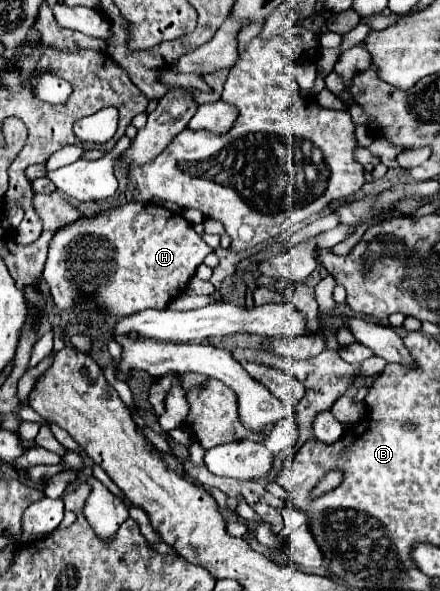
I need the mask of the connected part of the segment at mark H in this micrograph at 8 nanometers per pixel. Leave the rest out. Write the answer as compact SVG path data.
M127 203L119 209L75 221L63 227L63 231L57 231L51 239L43 279L49 285L55 305L69 313L79 297L93 295L103 311L115 317L125 317L143 309L165 309L185 291L189 279L195 275L195 269L211 251L213 249L193 231L193 225L179 213L153 203Z

